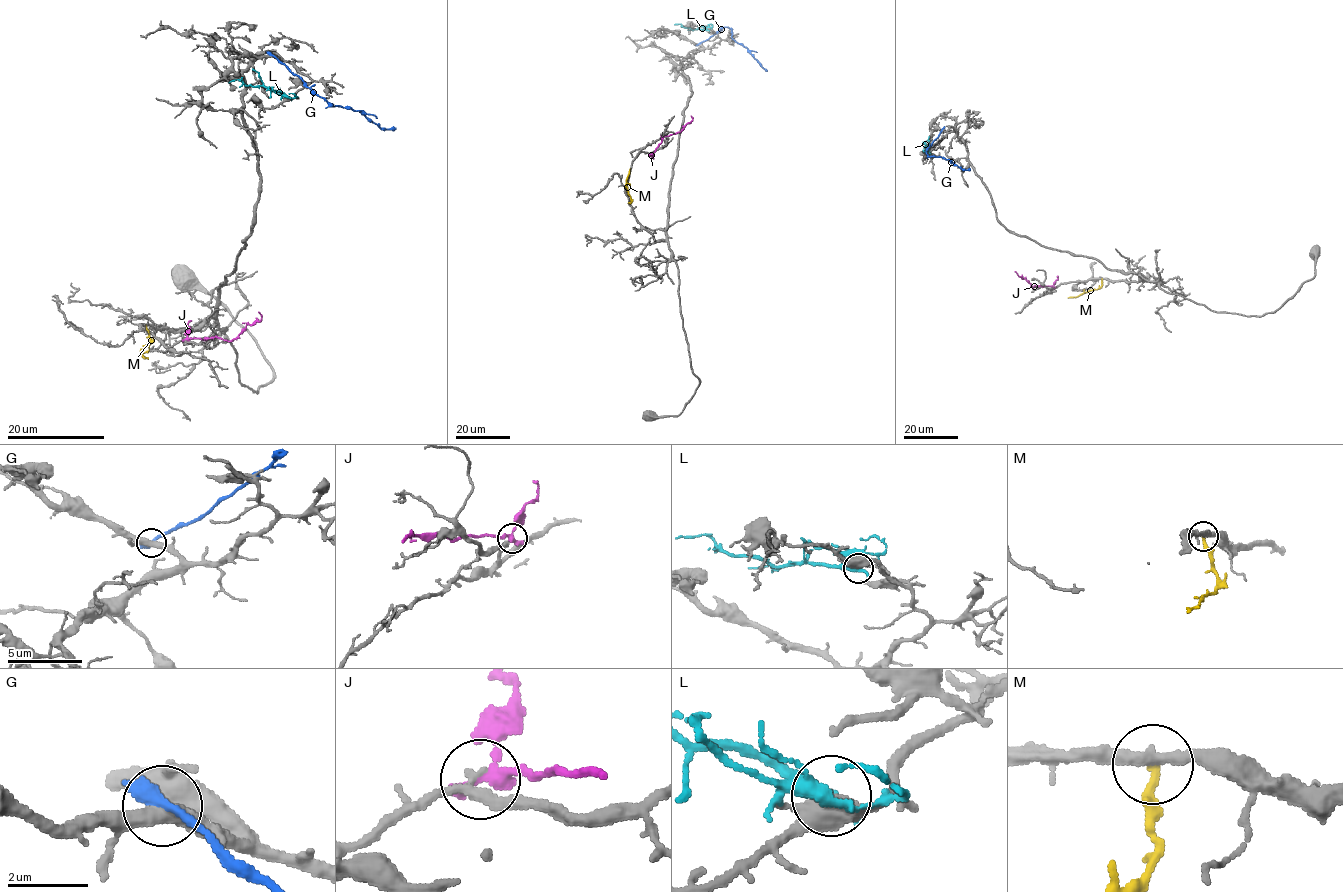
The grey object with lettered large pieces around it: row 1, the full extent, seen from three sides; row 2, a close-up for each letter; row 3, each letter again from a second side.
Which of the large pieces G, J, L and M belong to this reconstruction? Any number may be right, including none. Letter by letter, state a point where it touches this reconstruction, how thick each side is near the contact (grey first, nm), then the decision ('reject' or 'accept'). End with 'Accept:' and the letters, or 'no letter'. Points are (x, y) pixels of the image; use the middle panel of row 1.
G: meets grey at (698, 44); 400 nm thick on the grey side, 400 nm on the other; reject
J: meets grey at (650, 154); 190 nm thick on the grey side, 300 nm on the other; reject
L: meets grey at (707, 30); 440 nm thick on the grey side, 360 nm on the other; reject
M: meets grey at (628, 203); 320 nm thick on the grey side, 240 nm on the other; reject
Accept: no letter

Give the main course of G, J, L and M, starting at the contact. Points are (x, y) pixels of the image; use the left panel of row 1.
G: (271, 55), (330, 105), (360, 111), (380, 128), (395, 128)
J: (185, 339), (211, 337), (232, 341), (248, 324), (261, 319), (259, 312)
L: (288, 96), (262, 85), (246, 85), (239, 79), (228, 83)
M: (145, 325), (150, 343), (142, 350), (142, 354), (148, 359)

